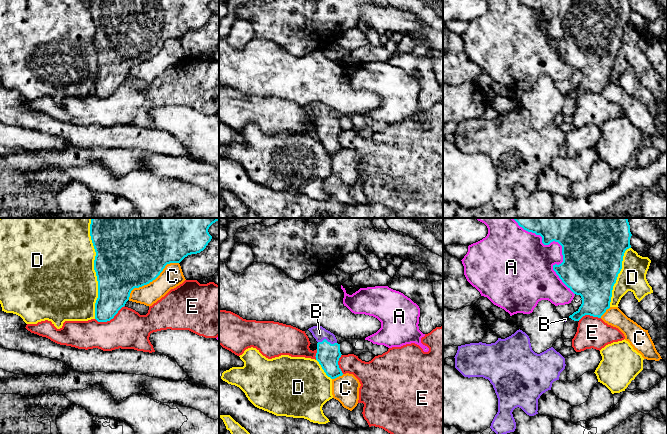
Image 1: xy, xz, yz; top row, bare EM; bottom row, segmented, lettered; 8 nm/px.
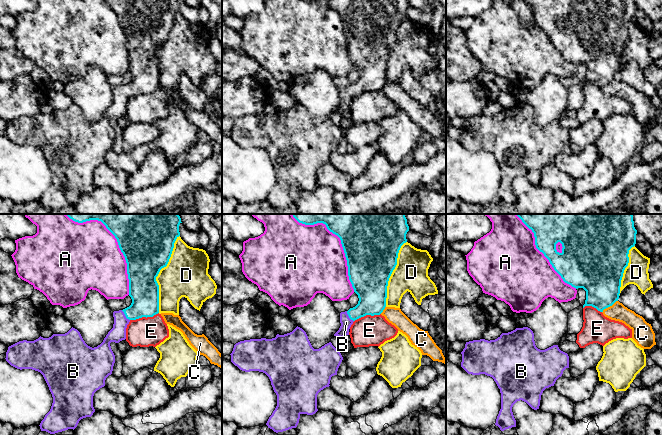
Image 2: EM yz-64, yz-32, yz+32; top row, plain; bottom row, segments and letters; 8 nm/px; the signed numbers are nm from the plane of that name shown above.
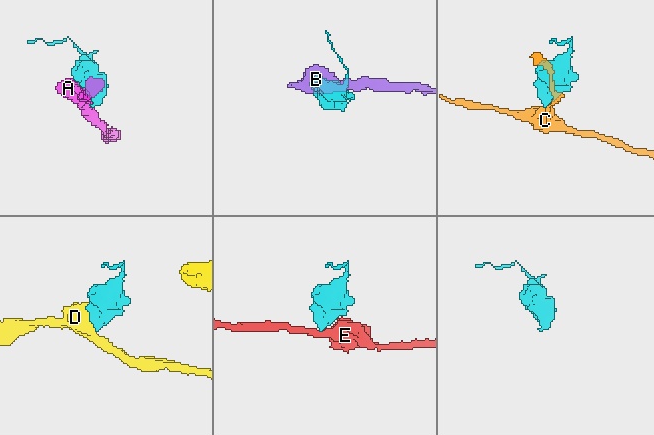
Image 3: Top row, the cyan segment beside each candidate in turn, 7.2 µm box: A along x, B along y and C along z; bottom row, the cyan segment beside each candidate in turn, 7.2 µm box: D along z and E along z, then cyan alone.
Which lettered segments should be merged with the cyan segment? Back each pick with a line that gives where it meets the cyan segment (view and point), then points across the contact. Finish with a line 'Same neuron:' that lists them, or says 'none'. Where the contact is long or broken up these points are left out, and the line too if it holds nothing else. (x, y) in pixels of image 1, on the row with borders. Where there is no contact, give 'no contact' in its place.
B: contact xz (326, 340); way xz (328, 354), (326, 340), (319, 333)
Same neuron: B

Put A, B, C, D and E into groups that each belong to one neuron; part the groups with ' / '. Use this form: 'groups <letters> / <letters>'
groups A / B / C / D / E

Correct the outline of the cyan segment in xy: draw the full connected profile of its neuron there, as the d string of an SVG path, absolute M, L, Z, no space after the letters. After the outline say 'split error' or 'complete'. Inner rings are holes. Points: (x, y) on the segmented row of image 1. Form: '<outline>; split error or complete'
M92 218L90 236L96 252L94 270L98 281L95 319L110 321L125 306L134 288L155 280L167 264L180 263L188 255L203 251L212 239L208 229L216 221L219 218Z; complete

